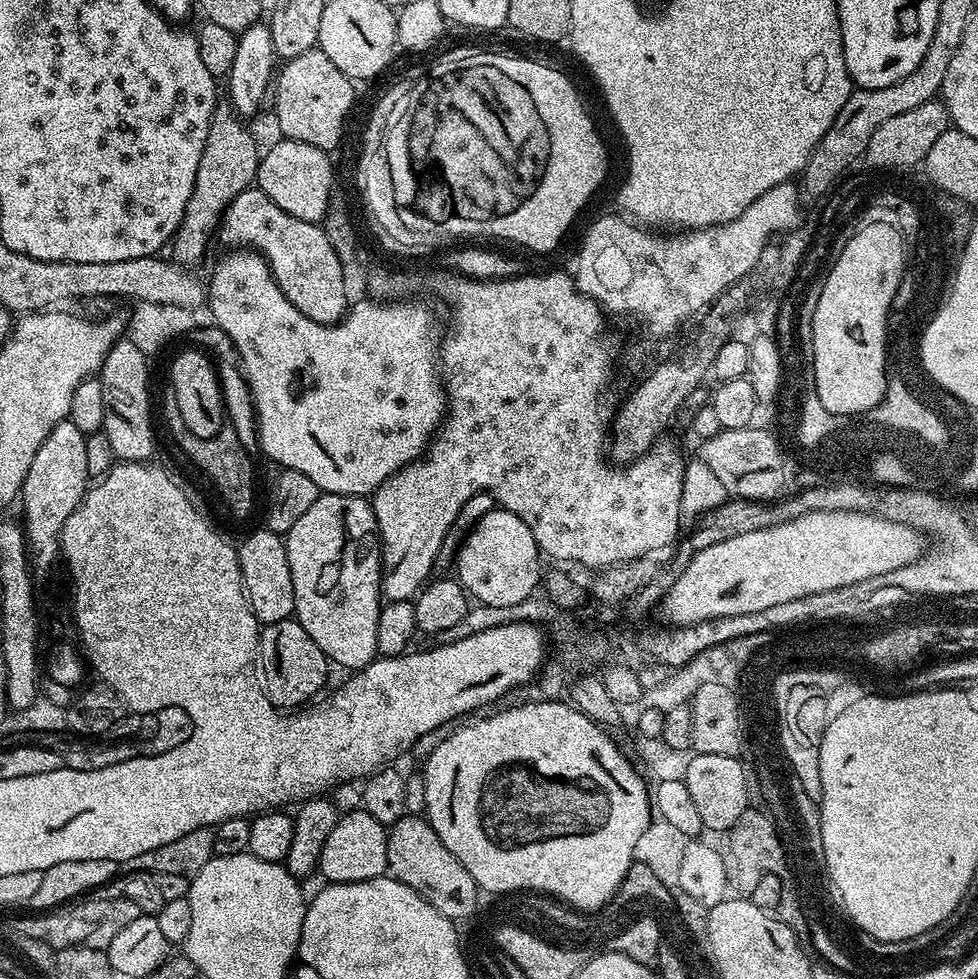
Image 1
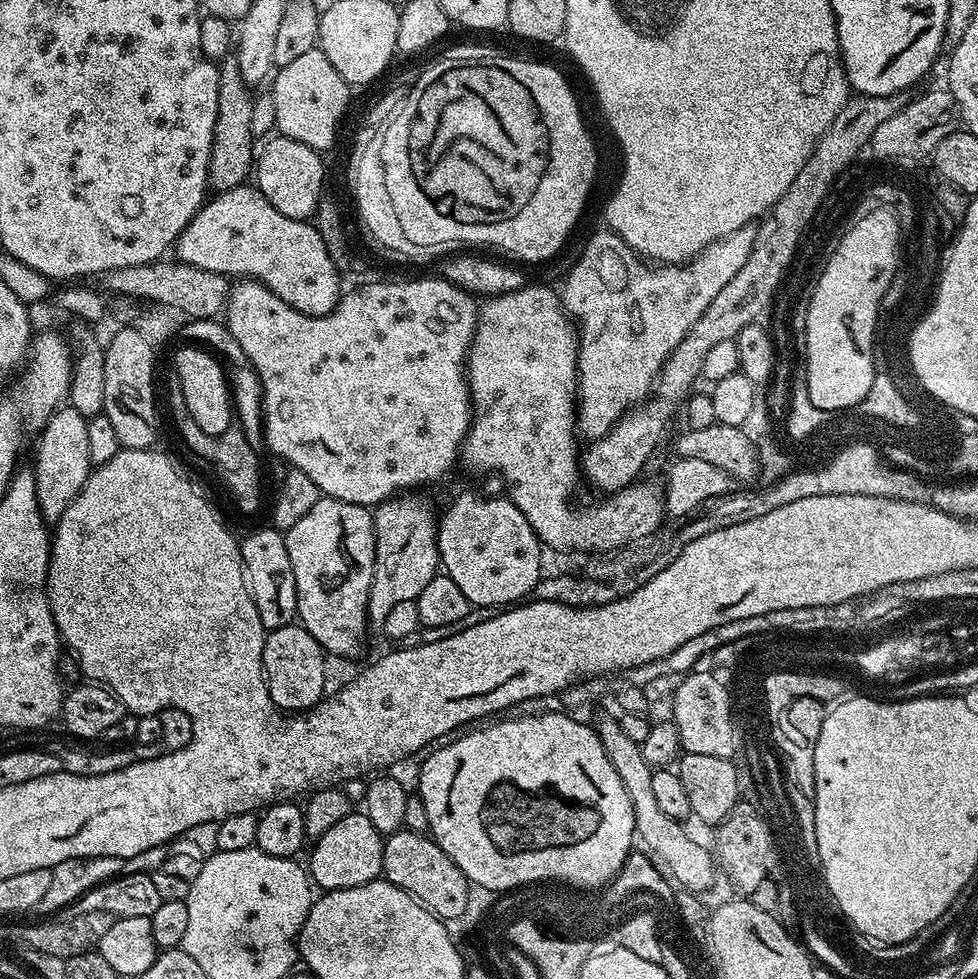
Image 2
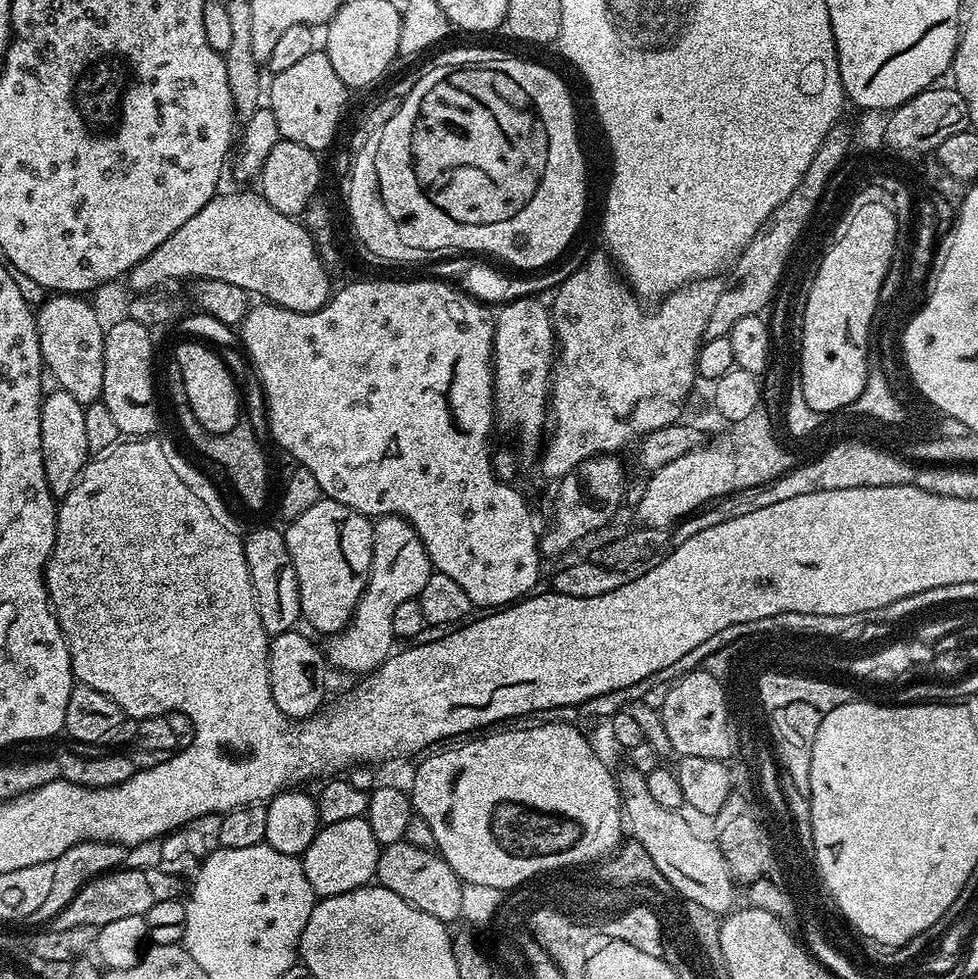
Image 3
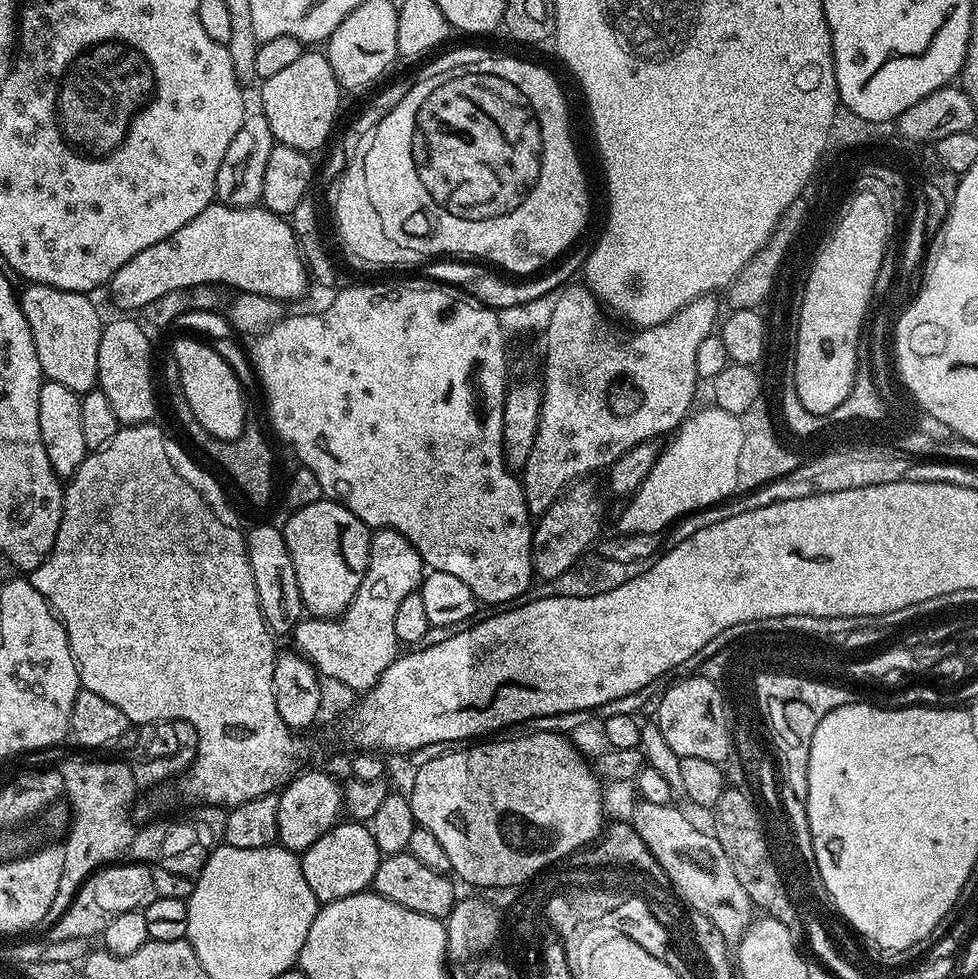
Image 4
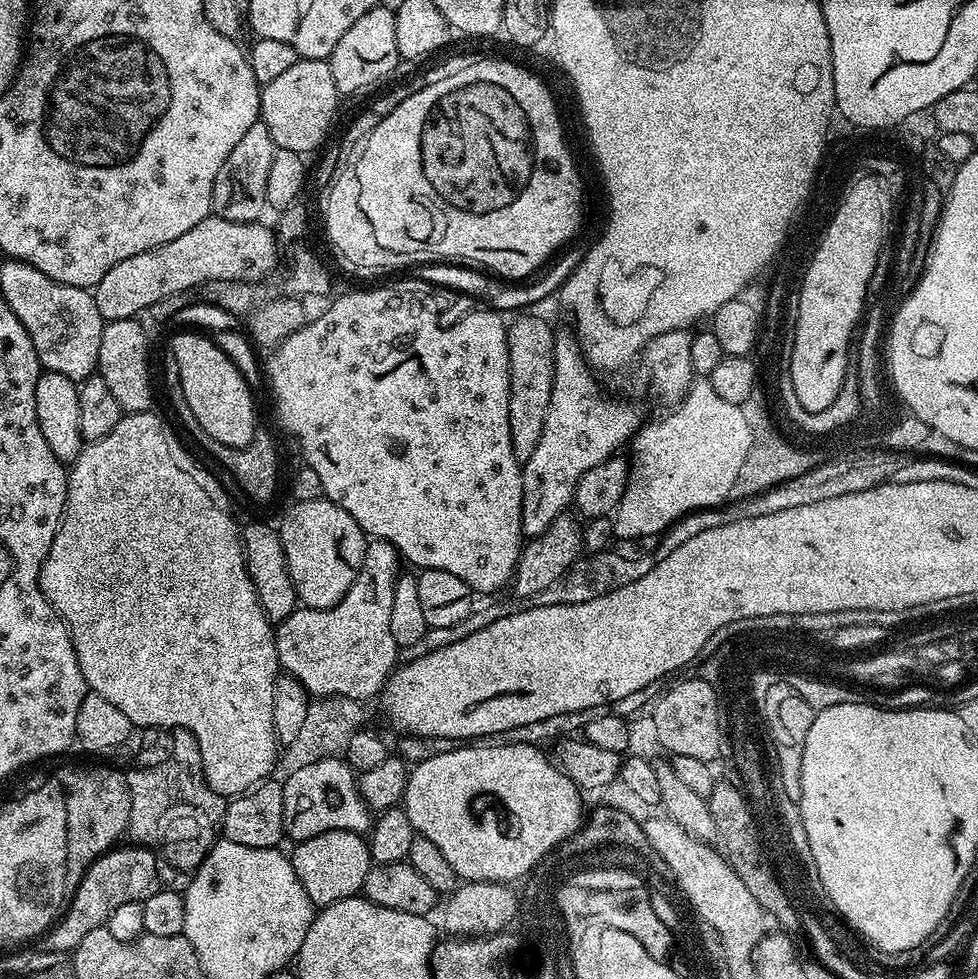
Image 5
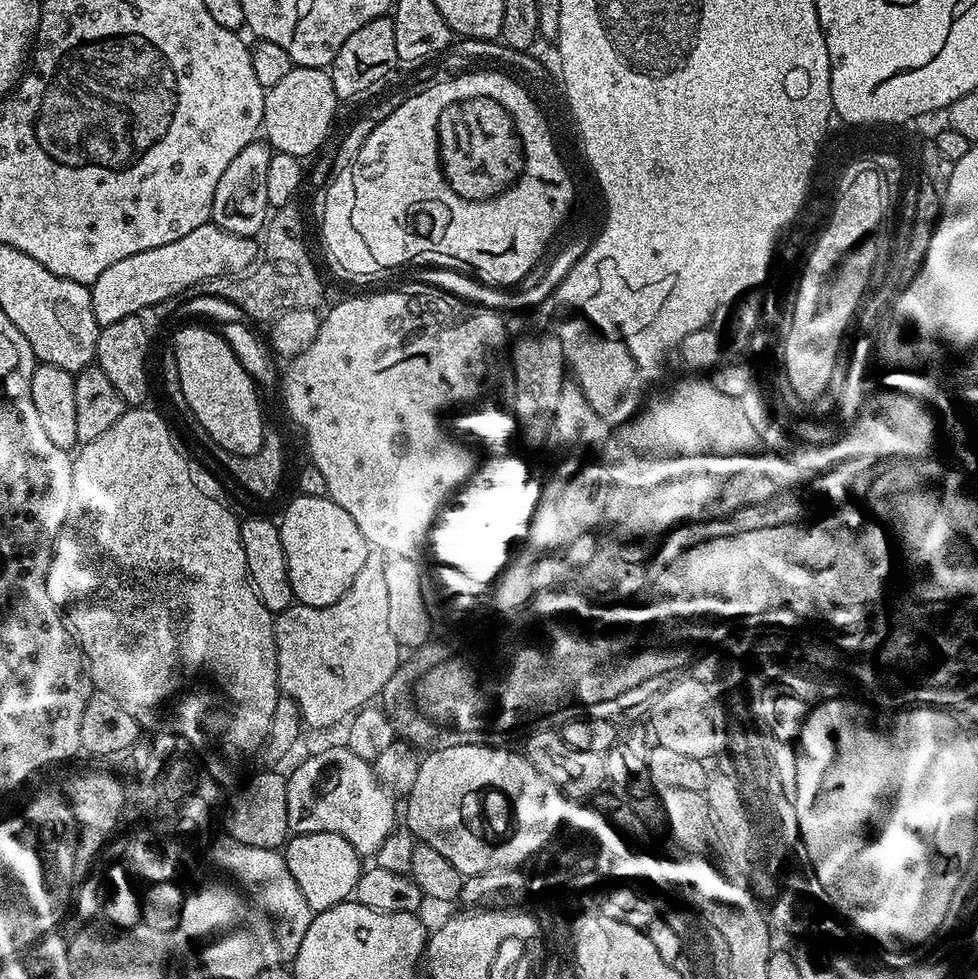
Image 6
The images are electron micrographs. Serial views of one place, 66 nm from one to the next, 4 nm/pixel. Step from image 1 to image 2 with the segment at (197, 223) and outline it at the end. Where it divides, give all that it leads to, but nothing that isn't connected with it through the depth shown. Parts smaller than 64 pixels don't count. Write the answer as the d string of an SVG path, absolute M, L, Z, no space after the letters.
M235 55L219 61L220 77L218 78L218 118L214 124L214 142L210 150L208 167L209 185L217 193L237 188L245 183L254 172L254 135L251 130L251 108L254 99L253 89L242 78Z

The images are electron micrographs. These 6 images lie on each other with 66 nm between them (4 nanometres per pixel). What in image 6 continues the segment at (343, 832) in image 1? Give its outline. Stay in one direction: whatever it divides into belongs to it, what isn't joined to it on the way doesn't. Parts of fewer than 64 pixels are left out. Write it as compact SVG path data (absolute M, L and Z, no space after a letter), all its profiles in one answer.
M296 834L282 851L286 866L290 874L294 874L294 882L298 882L298 890L302 890L302 898L306 898L306 906L310 906L313 914L330 910L330 906L338 906L355 893L362 871L362 857L346 838L342 838L342 834Z

